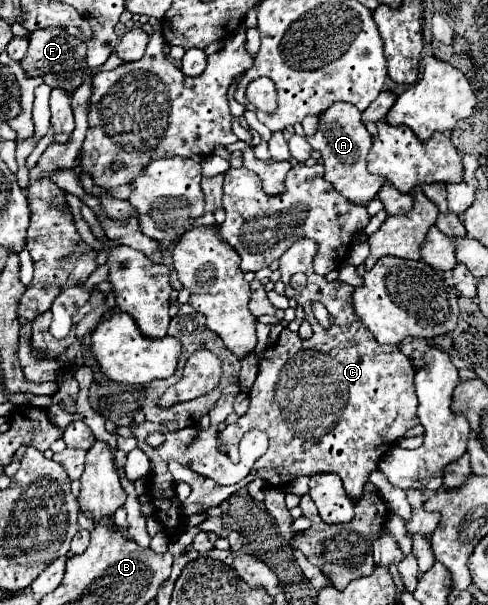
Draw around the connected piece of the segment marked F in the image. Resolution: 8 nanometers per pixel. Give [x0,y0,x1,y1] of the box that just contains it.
[20,27,86,91]

